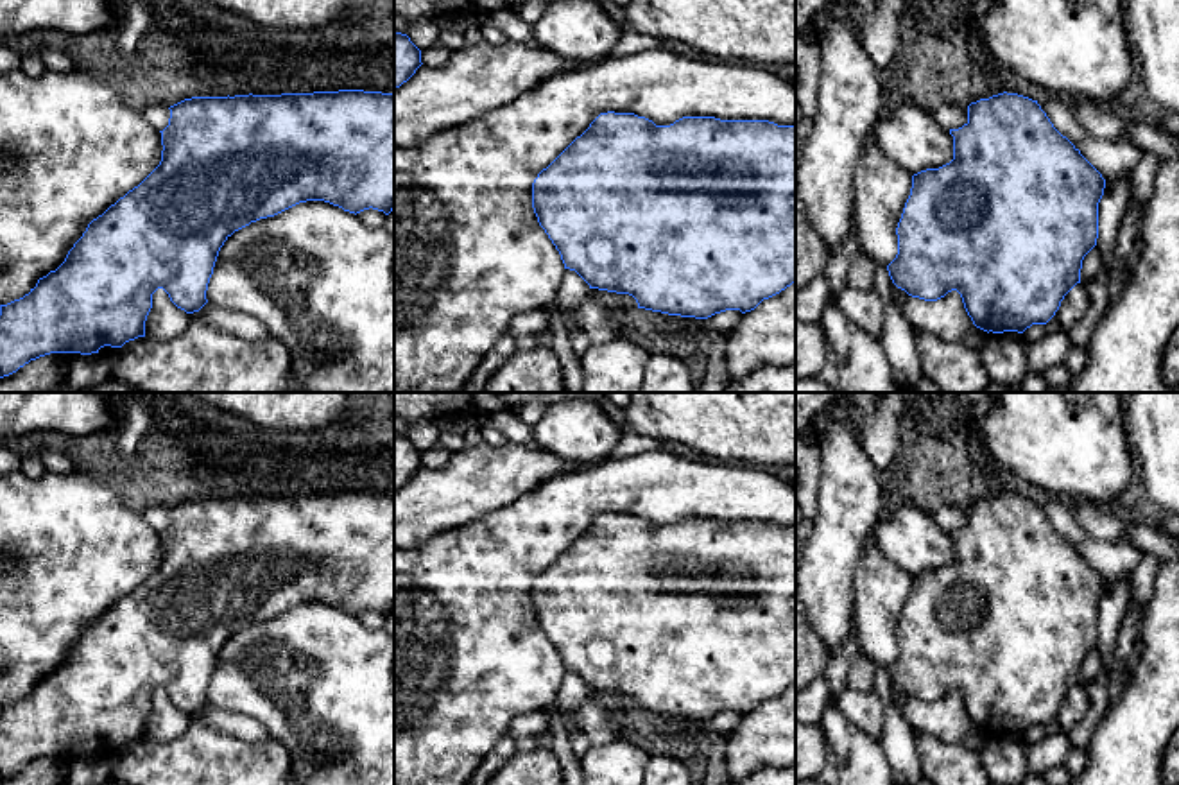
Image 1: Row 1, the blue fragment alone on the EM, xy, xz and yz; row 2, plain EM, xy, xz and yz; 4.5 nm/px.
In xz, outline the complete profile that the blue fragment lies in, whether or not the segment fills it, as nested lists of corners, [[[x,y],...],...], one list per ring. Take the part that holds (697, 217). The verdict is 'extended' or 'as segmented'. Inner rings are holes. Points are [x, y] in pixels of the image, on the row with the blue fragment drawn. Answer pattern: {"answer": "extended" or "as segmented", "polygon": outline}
{"answer": "as segmented", "polygon": [[[600,113],[532,183],[532,208],[539,226],[561,254],[564,269],[575,271],[590,289],[629,294],[638,308],[668,315],[708,319],[726,310],[754,310],[796,283],[796,125],[769,120],[720,120],[683,116],[670,125],[656,125],[634,113]]]}

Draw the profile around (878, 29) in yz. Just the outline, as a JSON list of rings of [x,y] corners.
[[[858,0],[848,4],[848,11],[856,23],[860,43],[878,72],[885,72],[899,47],[899,16],[905,0],[878,0],[874,11]]]

